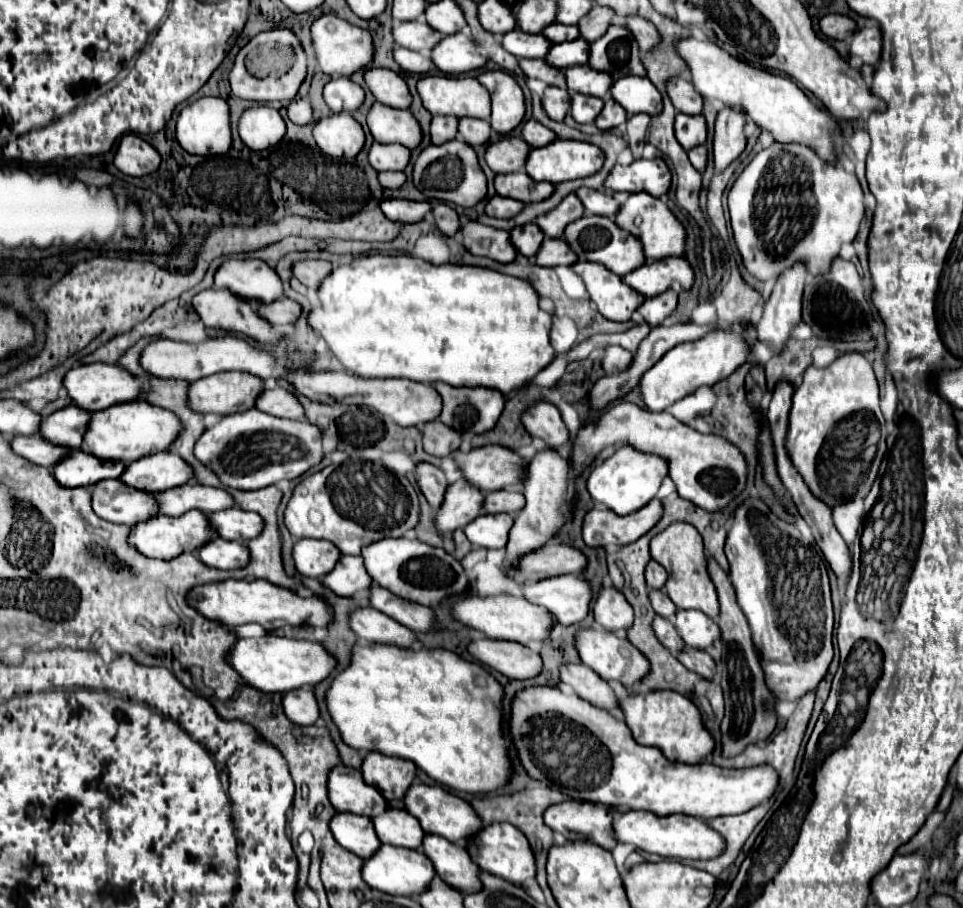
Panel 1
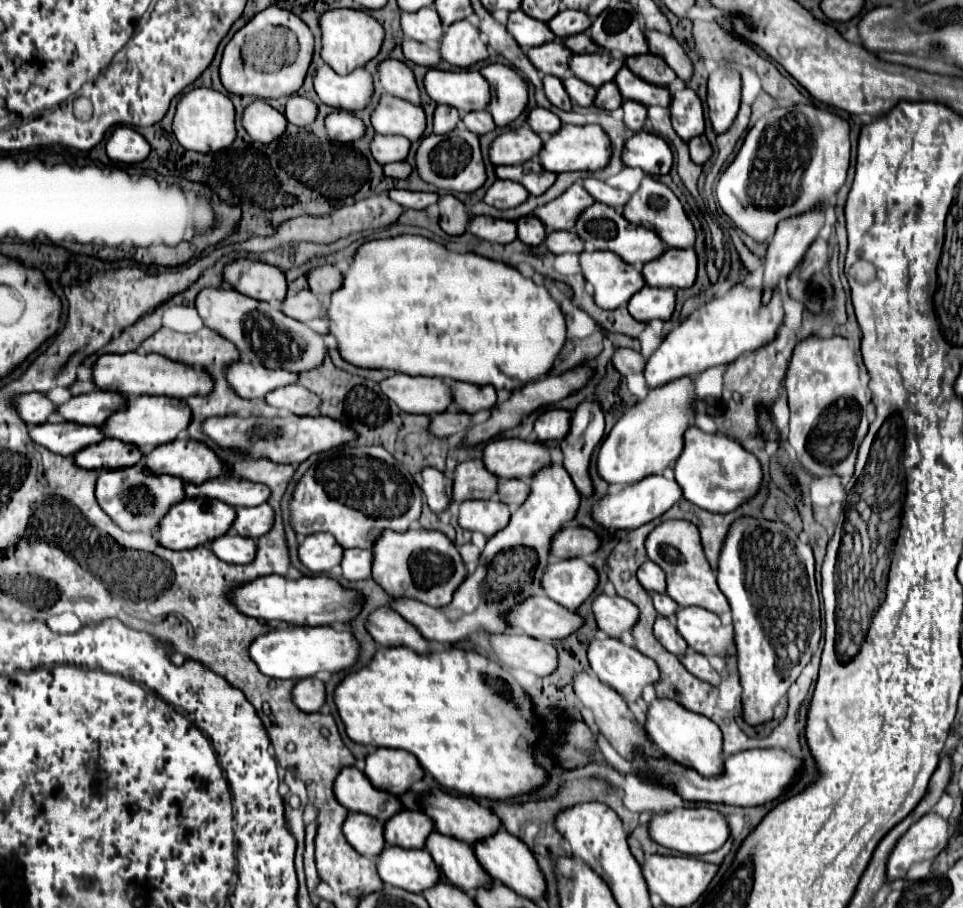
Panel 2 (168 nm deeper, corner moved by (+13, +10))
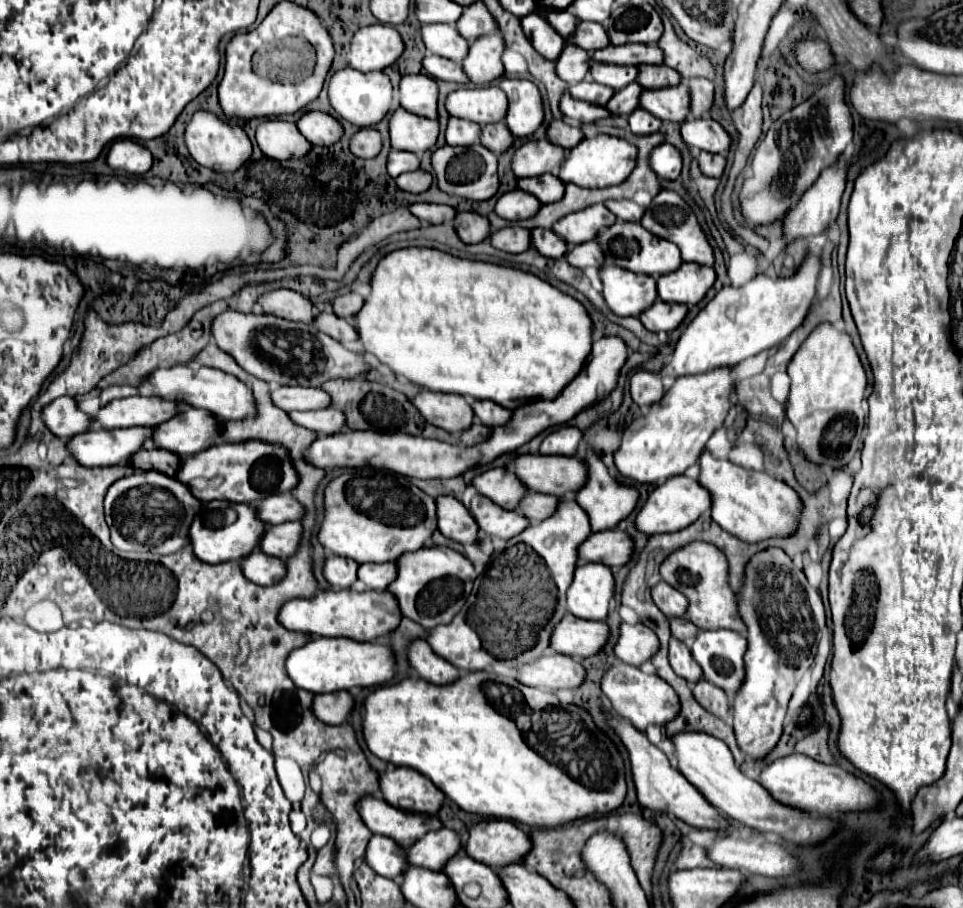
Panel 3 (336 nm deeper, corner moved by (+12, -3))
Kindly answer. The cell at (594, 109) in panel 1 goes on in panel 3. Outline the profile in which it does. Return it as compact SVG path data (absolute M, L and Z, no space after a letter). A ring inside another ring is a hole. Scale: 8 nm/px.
M582 81L582 83L576 83L576 85L570 87L570 95L574 99L580 99L580 101L586 101L586 103L604 107L610 101L610 97L614 95L614 91L608 89L606 85L594 83L594 81Z

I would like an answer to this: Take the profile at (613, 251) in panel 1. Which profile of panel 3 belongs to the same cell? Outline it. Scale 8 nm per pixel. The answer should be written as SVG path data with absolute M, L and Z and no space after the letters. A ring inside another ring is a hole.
M618 219L614 225L602 229L596 239L598 239L598 245L602 247L606 261L610 261L622 269L628 269L632 273L644 273L644 275L658 277L658 275L678 269L678 265L682 263L680 249L674 243L654 237L652 233L642 229L640 223L626 223L626 221Z

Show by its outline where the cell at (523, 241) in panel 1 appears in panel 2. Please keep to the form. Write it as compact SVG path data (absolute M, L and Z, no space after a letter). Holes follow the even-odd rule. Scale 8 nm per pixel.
M535 214L523 216L521 220L517 220L517 226L519 226L519 240L529 246L539 246L547 238L547 230Z

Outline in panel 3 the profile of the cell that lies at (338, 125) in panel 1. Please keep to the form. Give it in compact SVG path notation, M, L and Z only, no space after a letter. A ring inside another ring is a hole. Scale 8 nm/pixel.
M366 127L366 129L360 129L358 133L352 135L350 143L348 143L350 151L360 157L360 159L372 159L380 153L380 147L382 147L382 139L380 139L380 133L372 127Z

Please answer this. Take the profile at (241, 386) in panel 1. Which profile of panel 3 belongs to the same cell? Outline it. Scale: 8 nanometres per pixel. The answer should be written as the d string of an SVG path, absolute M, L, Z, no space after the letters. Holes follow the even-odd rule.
M278 387L270 391L270 399L284 411L310 411L330 405L330 397L322 389L314 387Z

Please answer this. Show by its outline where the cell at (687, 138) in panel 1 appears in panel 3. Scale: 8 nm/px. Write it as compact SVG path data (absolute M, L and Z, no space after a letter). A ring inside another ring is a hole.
M688 117L680 125L680 133L690 147L698 147L708 153L722 153L730 147L728 133L714 119Z

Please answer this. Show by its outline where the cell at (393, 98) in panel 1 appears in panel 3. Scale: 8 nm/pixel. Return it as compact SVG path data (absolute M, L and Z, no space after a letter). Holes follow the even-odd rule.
M404 75L400 79L400 105L406 111L436 119L436 101L438 87L436 81L428 75Z

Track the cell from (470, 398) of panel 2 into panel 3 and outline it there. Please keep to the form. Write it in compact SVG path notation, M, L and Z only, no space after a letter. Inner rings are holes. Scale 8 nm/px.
M472 401L472 411L474 411L474 415L476 415L486 427L504 425L504 423L512 417L512 411L496 405L494 401Z

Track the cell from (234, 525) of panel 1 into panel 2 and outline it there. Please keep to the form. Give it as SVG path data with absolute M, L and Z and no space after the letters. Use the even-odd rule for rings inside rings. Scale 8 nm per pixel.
M261 504L255 508L237 508L237 520L233 524L233 532L257 540L273 528L273 522L275 512L269 504Z

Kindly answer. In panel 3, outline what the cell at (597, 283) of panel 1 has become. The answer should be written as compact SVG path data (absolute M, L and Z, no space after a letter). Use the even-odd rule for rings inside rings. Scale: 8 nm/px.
M602 265L598 275L606 305L618 317L638 317L656 299L656 279L650 275L636 275L616 265Z

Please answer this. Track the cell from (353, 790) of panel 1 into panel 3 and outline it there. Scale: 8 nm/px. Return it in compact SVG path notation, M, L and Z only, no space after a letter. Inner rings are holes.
M364 795L356 809L364 821L366 827L372 829L372 833L386 835L398 845L408 847L414 843L422 833L442 827L442 823L430 815L430 813L408 813L402 809L394 809L384 799L376 799L372 795Z

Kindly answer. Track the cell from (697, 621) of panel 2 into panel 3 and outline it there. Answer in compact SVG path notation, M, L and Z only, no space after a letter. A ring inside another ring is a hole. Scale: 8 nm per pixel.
M698 631L692 647L694 661L702 667L704 679L724 691L738 691L744 677L744 651L746 637L728 631Z

